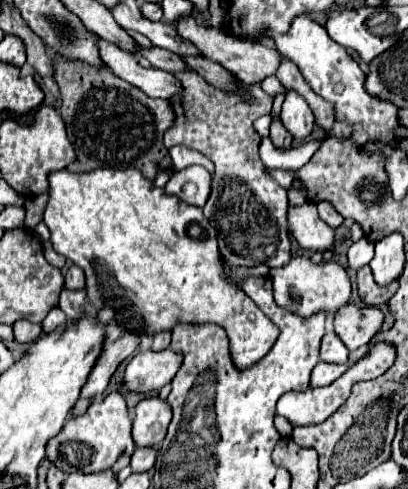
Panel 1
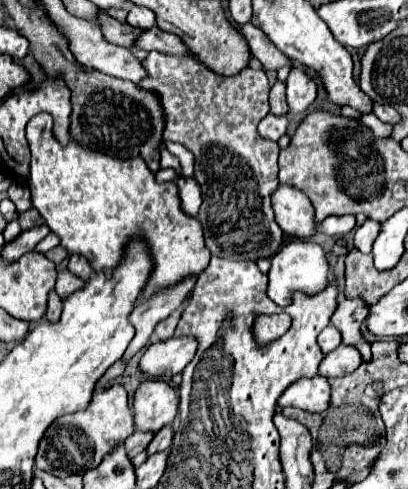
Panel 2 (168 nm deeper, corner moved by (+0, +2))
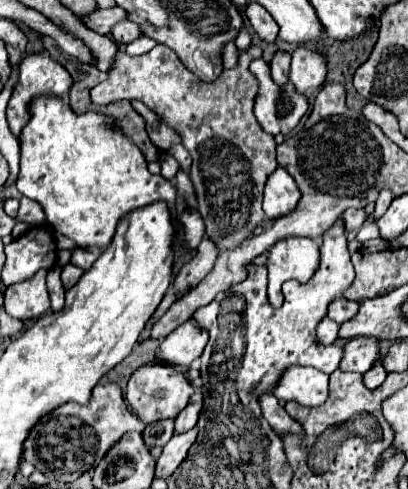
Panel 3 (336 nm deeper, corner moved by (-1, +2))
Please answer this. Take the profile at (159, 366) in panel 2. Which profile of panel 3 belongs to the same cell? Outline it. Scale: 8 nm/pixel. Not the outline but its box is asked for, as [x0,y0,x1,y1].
[157,320,209,368]

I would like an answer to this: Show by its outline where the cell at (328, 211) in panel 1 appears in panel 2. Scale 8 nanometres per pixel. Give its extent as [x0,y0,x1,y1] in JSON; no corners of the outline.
[320,214,356,236]

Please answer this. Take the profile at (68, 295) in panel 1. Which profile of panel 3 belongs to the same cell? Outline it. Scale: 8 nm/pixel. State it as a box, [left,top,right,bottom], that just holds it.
[61,264,83,290]

